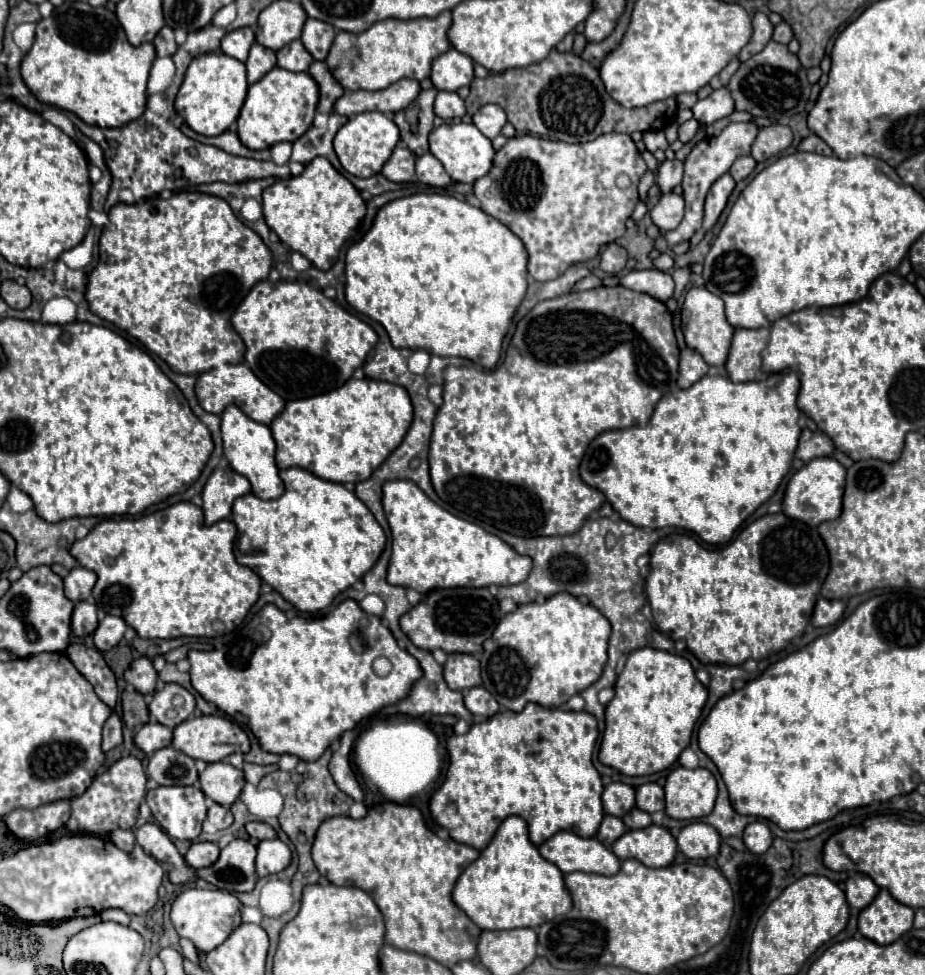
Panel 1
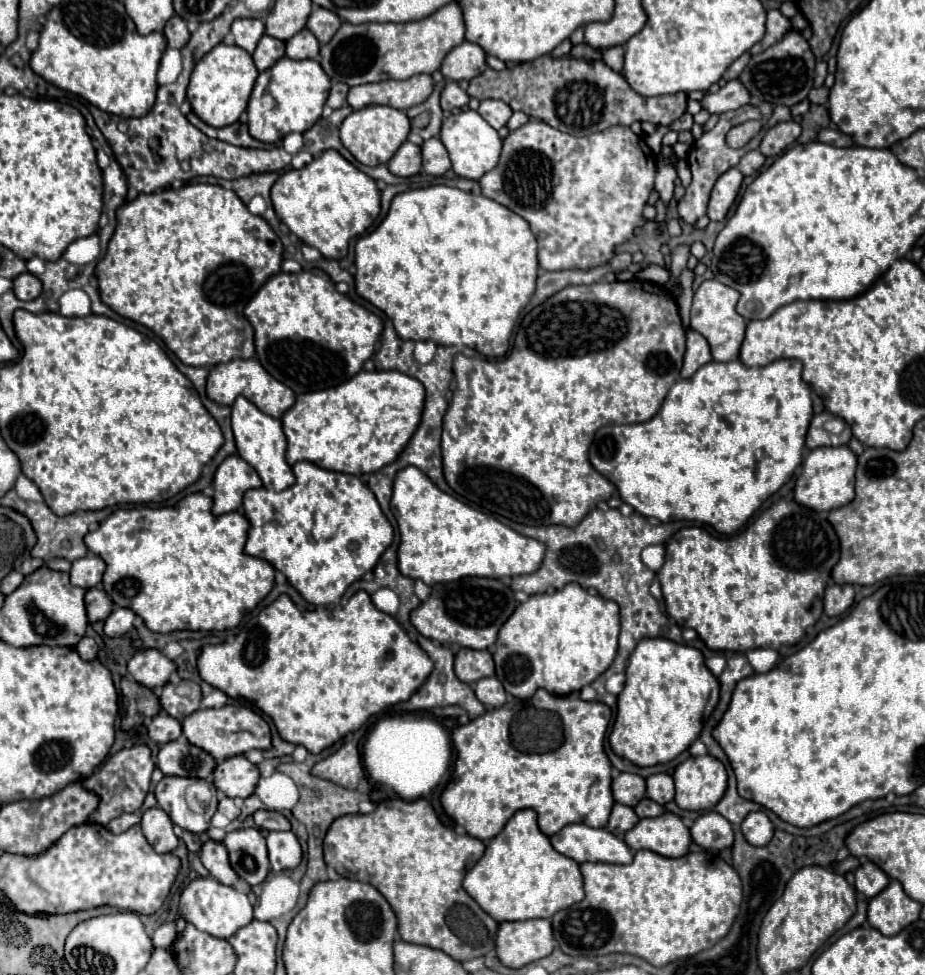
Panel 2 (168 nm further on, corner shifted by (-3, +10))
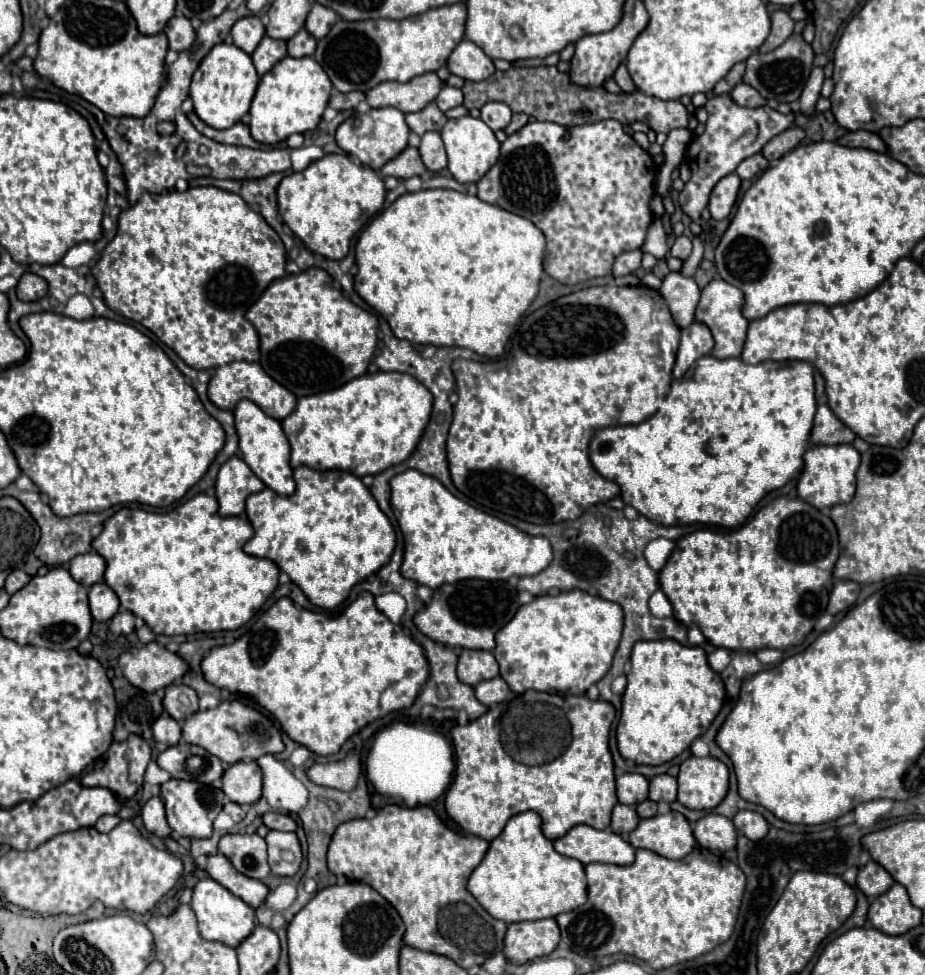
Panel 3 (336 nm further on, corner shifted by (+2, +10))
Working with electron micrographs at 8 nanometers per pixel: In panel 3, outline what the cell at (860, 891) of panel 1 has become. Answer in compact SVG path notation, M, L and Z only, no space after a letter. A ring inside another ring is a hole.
M869 861L865 867L861 867L857 875L857 887L867 895L867 897L879 897L893 885L893 877L875 861Z

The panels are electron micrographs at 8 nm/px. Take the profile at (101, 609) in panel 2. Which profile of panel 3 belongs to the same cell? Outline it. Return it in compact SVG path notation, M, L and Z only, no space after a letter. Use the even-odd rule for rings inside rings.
M101 581L89 587L89 607L95 621L109 621L119 611L119 597Z

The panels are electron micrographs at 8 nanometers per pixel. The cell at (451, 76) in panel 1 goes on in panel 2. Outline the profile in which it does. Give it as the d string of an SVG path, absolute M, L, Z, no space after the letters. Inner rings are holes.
M464 41L462 45L454 47L442 61L440 73L446 79L460 81L460 79L472 79L480 75L486 69L486 53L482 51L480 45Z

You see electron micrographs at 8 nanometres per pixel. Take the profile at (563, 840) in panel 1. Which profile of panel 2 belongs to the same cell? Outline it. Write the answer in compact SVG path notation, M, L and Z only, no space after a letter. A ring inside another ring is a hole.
M570 823L562 831L550 837L552 847L574 859L576 863L600 861L600 863L632 863L632 849L612 835L608 829L594 829L584 823Z

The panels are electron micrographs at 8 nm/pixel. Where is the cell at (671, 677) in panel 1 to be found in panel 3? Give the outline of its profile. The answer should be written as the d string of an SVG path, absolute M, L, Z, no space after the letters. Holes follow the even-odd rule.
M675 639L637 641L631 653L631 671L623 693L623 709L617 725L619 753L641 765L663 765L689 749L721 711L725 685L707 663L701 647L687 647Z

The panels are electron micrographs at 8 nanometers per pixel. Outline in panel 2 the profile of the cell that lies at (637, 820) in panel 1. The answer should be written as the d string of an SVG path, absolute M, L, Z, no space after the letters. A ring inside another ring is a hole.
M642 799L642 801L634 807L634 811L636 811L638 817L658 817L658 815L664 813L664 807L658 805L658 803L654 803L654 801L650 801L650 799Z

